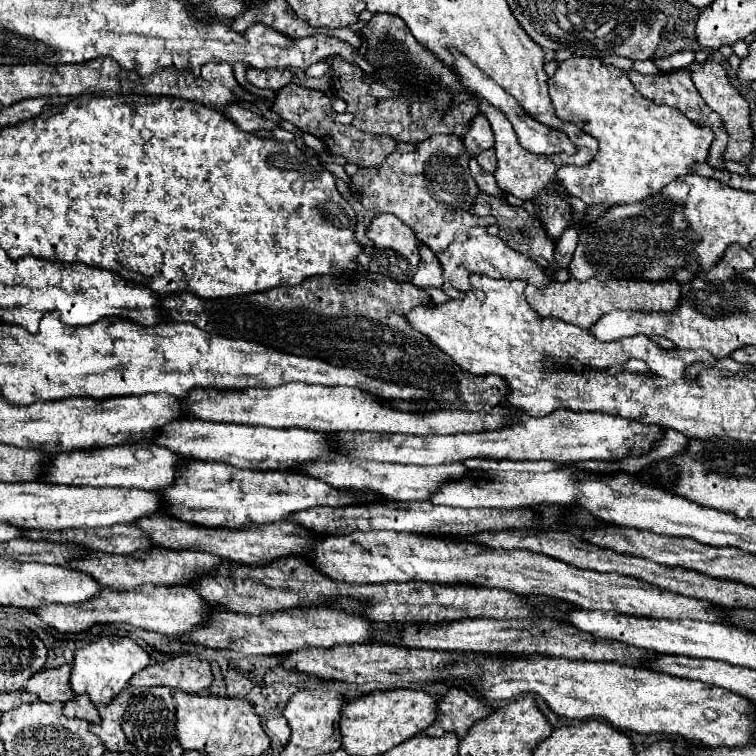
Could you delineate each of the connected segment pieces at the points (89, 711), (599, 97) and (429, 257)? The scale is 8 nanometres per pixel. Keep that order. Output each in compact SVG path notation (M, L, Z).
M82 694L82 696L76 696L74 700L66 702L64 704L64 714L68 718L82 718L82 720L88 720L88 722L100 722L100 716L98 716L98 708L94 706L94 702Z
M572 56L558 64L556 74L548 80L550 86L550 98L552 106L556 110L556 116L564 122L572 122L578 128L582 128L586 134L598 140L598 152L596 156L586 164L578 168L560 168L558 180L566 188L568 194L580 198L586 204L606 202L606 204L634 204L640 202L658 190L662 190L670 180L686 176L690 172L690 166L694 162L704 162L708 158L710 142L714 138L712 130L698 126L690 122L680 110L672 106L660 106L654 102L648 102L630 82L628 74L616 66L604 64L600 58L582 58Z
M420 246L420 266L412 278L418 288L426 286L442 286L442 268L436 254L428 246Z

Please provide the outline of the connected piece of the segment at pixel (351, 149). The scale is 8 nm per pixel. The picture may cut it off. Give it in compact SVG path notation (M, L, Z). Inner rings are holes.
M288 84L276 94L272 110L276 110L284 120L292 122L296 128L310 132L310 134L318 136L320 140L324 140L324 144L328 146L330 152L344 156L346 162L356 164L358 168L380 166L384 162L384 158L388 154L392 154L396 148L396 140L392 140L390 136L374 136L374 134L366 134L354 126L336 124L332 120L332 114L334 114L332 100L320 90L310 90L306 86L298 86L298 84Z

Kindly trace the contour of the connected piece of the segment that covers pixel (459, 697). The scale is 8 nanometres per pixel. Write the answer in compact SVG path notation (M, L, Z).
M450 688L438 702L436 722L428 726L424 734L442 736L446 732L456 732L458 738L464 738L472 724L482 718L488 718L488 714L492 714L492 708L482 704L464 688Z

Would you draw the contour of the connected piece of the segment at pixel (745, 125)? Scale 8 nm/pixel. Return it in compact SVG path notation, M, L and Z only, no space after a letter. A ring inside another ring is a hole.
M694 62L690 66L686 66L686 70L692 74L692 80L698 88L698 92L702 94L704 102L720 114L726 132L728 132L728 146L724 150L724 160L742 160L744 156L750 154L752 150L752 130L750 130L750 108L748 102L740 96L740 92L730 84L726 70L718 64L718 62Z

